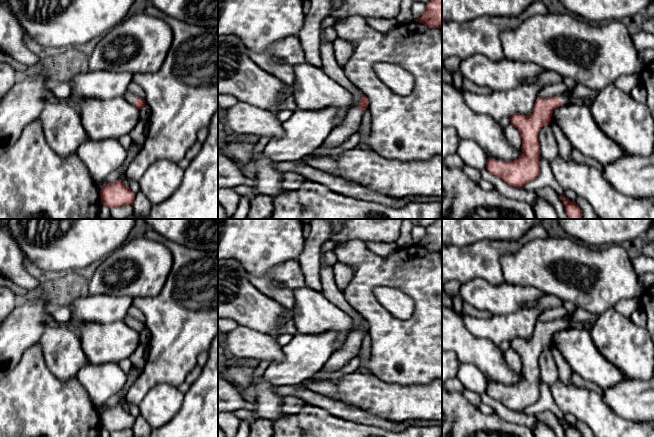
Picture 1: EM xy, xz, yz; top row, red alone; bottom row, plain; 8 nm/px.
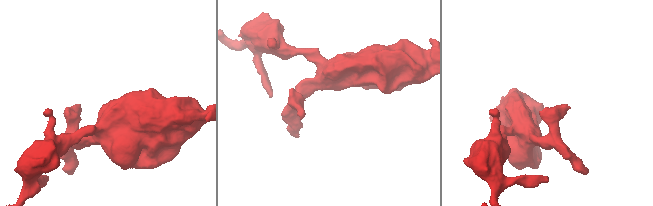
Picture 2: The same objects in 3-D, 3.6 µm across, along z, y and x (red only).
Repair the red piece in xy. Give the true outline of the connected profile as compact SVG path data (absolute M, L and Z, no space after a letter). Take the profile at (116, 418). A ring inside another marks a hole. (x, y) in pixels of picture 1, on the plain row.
M120 403L113 407L104 408L100 414L101 428L109 433L133 429L135 417L125 410Z

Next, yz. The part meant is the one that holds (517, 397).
M572 313L564 318L540 322L535 325L530 339L515 337L510 341L510 347L515 350L522 362L522 378L517 384L498 385L488 382L486 393L499 401L505 407L514 411L523 411L537 402L540 396L540 354L549 349L553 334L568 329L573 322Z

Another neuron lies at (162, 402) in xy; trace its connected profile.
M158 384L140 402L140 415L152 429L159 428L179 412L183 400L184 394L176 386Z

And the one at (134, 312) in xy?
M134 305L130 307L127 315L135 318L139 322L145 323L145 315Z

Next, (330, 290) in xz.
M321 259L321 283L322 283L322 294L331 303L339 307L341 310L346 312L353 321L352 331L358 329L362 323L360 315L350 306L346 301L344 293L340 290L335 282L333 267L325 264Z

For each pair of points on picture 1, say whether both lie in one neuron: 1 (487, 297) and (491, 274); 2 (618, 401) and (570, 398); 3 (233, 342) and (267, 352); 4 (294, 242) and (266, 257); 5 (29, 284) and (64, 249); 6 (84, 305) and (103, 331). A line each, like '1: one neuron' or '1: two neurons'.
1: two neurons
2: two neurons
3: one neuron
4: one neuron
5: two neurons
6: two neurons

